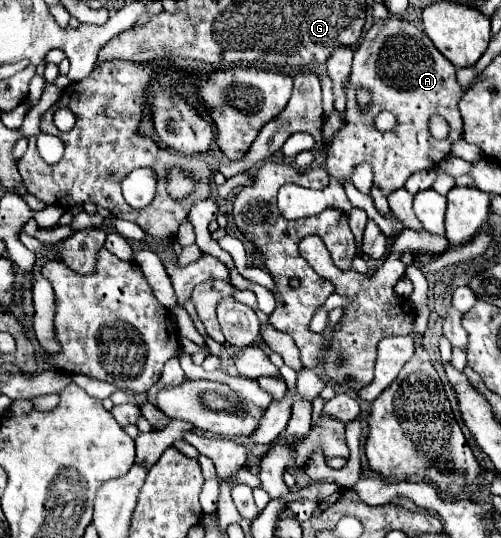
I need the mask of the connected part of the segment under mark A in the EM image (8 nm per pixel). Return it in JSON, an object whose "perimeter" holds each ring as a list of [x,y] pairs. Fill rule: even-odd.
{"perimeter":[[[400,16],[376,20],[354,52],[348,104],[344,110],[348,124],[344,124],[344,132],[336,134],[330,150],[326,152],[328,174],[344,184],[352,178],[356,166],[370,164],[374,184],[384,192],[384,196],[392,194],[396,188],[402,188],[414,172],[436,168],[450,154],[450,146],[462,138],[462,118],[458,112],[462,96],[464,88],[456,80],[456,68],[440,56],[438,48],[422,28]],[[360,88],[368,90],[372,96],[366,112],[356,104]],[[382,110],[390,110],[398,118],[392,132],[378,132],[374,128],[374,118]],[[434,114],[440,114],[450,124],[446,140],[436,140],[428,130],[428,120]]]}

